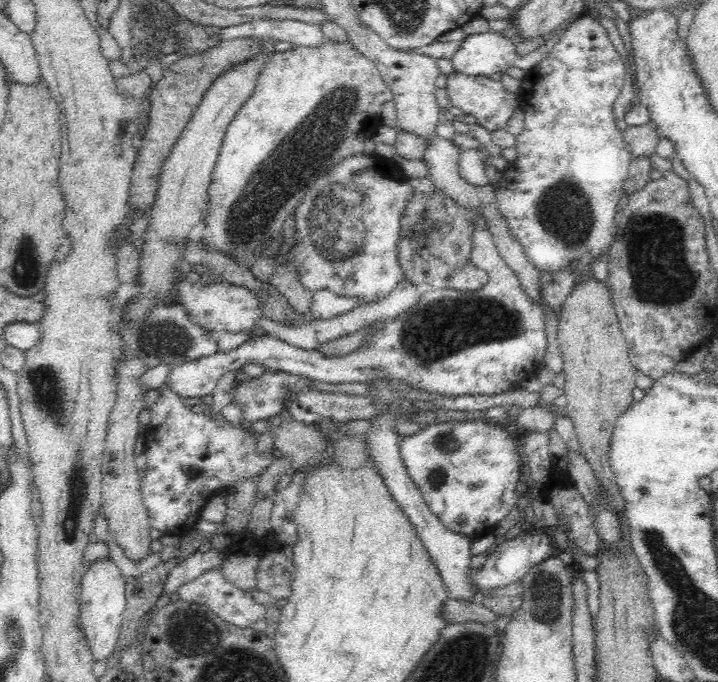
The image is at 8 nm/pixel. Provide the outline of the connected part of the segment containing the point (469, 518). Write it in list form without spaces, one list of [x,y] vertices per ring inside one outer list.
[[[464,420],[464,422],[430,423],[415,434],[402,437],[399,454],[403,464],[422,493],[426,504],[447,530],[462,534],[472,541],[494,533],[497,525],[507,517],[516,504],[516,486],[520,482],[523,453],[517,439],[510,434],[512,427]]]

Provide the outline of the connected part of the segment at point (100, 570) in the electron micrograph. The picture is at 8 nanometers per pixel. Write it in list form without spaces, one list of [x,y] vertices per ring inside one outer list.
[[[112,557],[94,560],[84,571],[79,586],[80,627],[92,649],[94,660],[107,660],[113,653],[126,616],[126,581]]]

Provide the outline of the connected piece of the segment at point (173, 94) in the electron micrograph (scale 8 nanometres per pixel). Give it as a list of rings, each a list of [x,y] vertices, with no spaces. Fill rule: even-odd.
[[[243,37],[234,41],[218,43],[202,54],[172,58],[165,65],[163,77],[148,93],[151,102],[149,124],[136,156],[130,186],[130,213],[147,212],[156,198],[159,174],[172,145],[178,140],[182,129],[188,124],[201,96],[209,89],[213,78],[232,65],[258,54],[260,39]]]

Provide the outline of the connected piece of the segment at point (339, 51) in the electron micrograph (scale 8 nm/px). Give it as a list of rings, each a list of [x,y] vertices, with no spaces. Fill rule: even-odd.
[[[327,40],[325,46],[320,49],[297,47],[296,50],[277,52],[270,60],[270,64],[264,66],[264,70],[260,72],[257,81],[256,90],[250,94],[249,99],[244,102],[244,106],[236,113],[236,116],[230,121],[226,129],[222,146],[219,148],[218,158],[211,172],[210,186],[208,194],[206,194],[206,208],[203,212],[202,220],[204,230],[202,237],[198,240],[205,248],[211,248],[211,250],[224,254],[238,266],[248,269],[251,268],[252,262],[257,257],[264,255],[264,250],[268,248],[268,244],[272,240],[280,238],[284,222],[288,220],[288,216],[292,216],[296,206],[302,202],[302,196],[314,186],[316,177],[324,176],[326,171],[332,169],[342,159],[364,150],[364,140],[371,138],[376,128],[383,124],[380,117],[382,103],[393,98],[391,88],[382,78],[382,73],[378,70],[378,67],[366,56],[357,52],[350,42],[332,43],[332,41]]]

